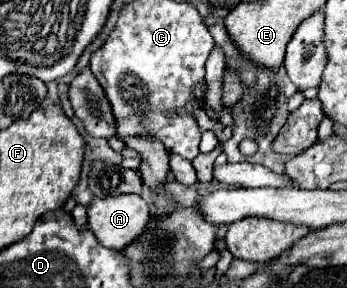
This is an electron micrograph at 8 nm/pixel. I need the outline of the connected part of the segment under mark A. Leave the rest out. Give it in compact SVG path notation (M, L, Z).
M123 195L123 197L105 197L105 199L93 197L93 201L89 203L87 215L89 215L91 231L95 233L99 243L117 251L129 245L129 241L137 241L151 221L149 205L141 195Z

